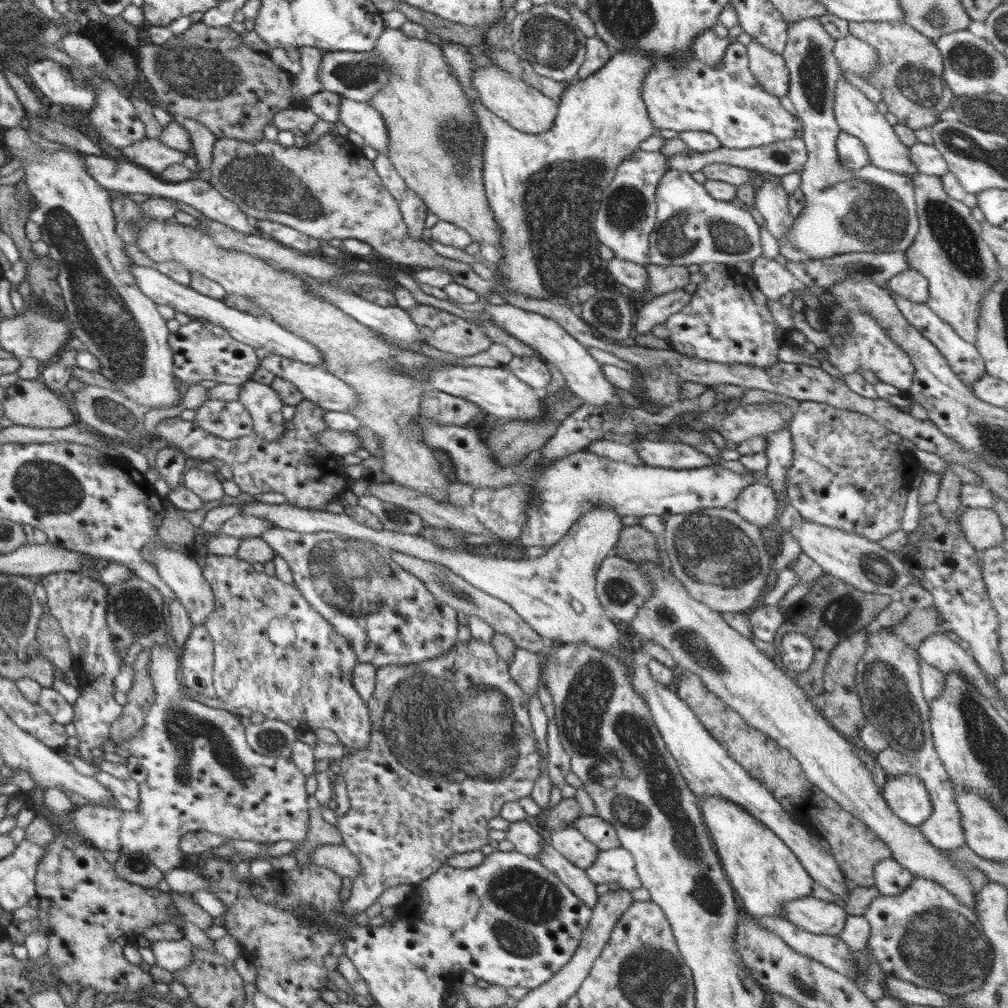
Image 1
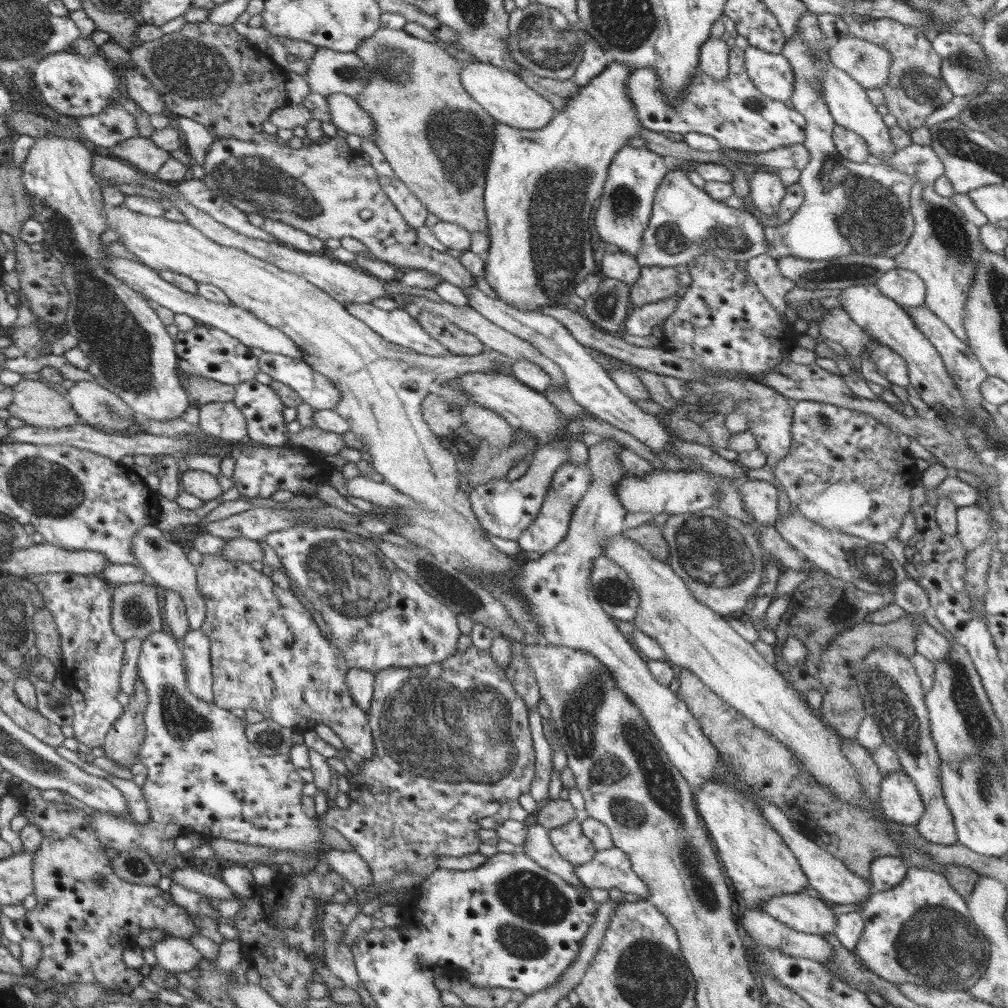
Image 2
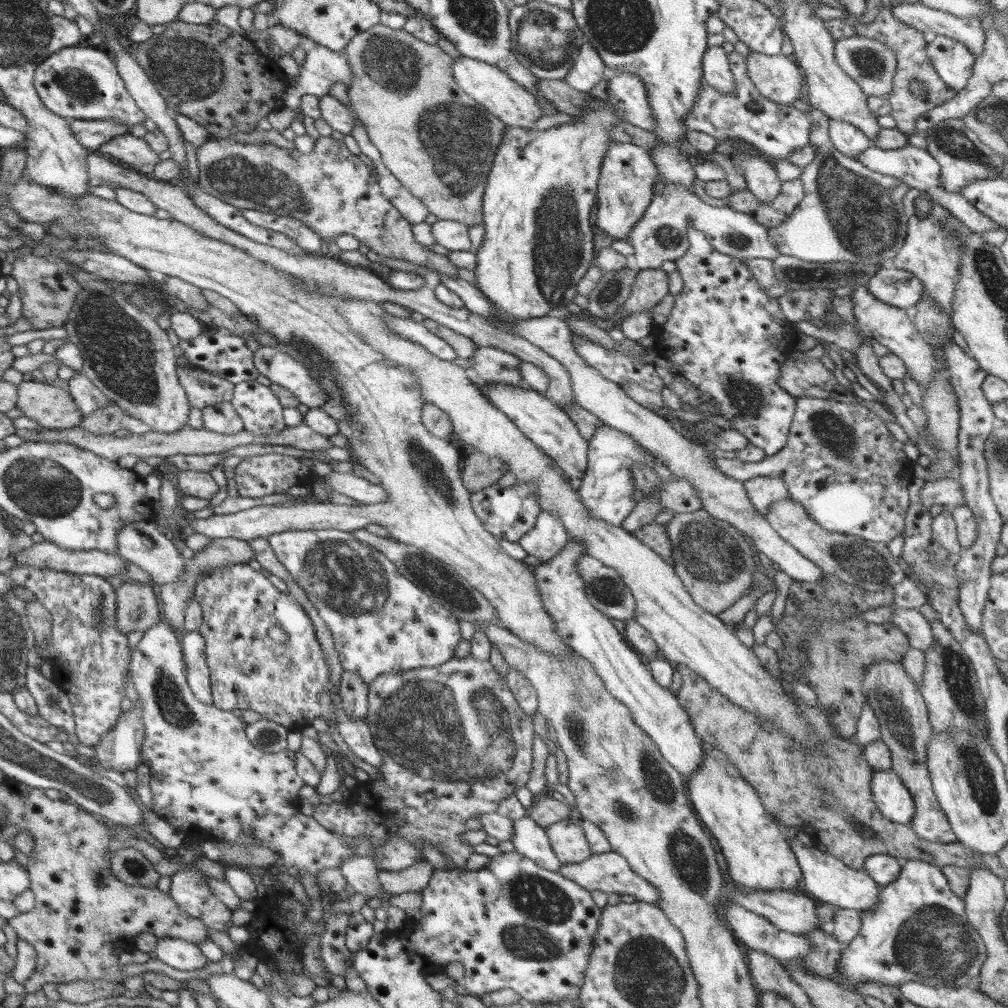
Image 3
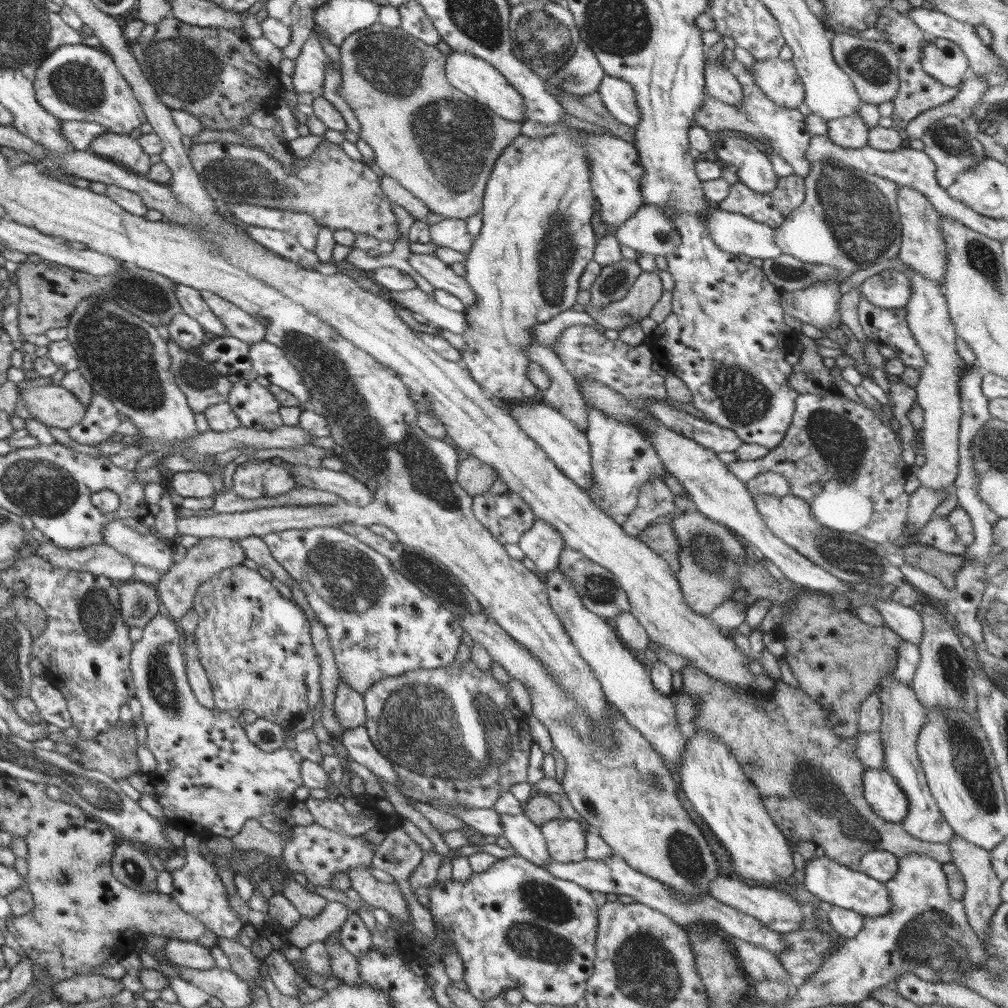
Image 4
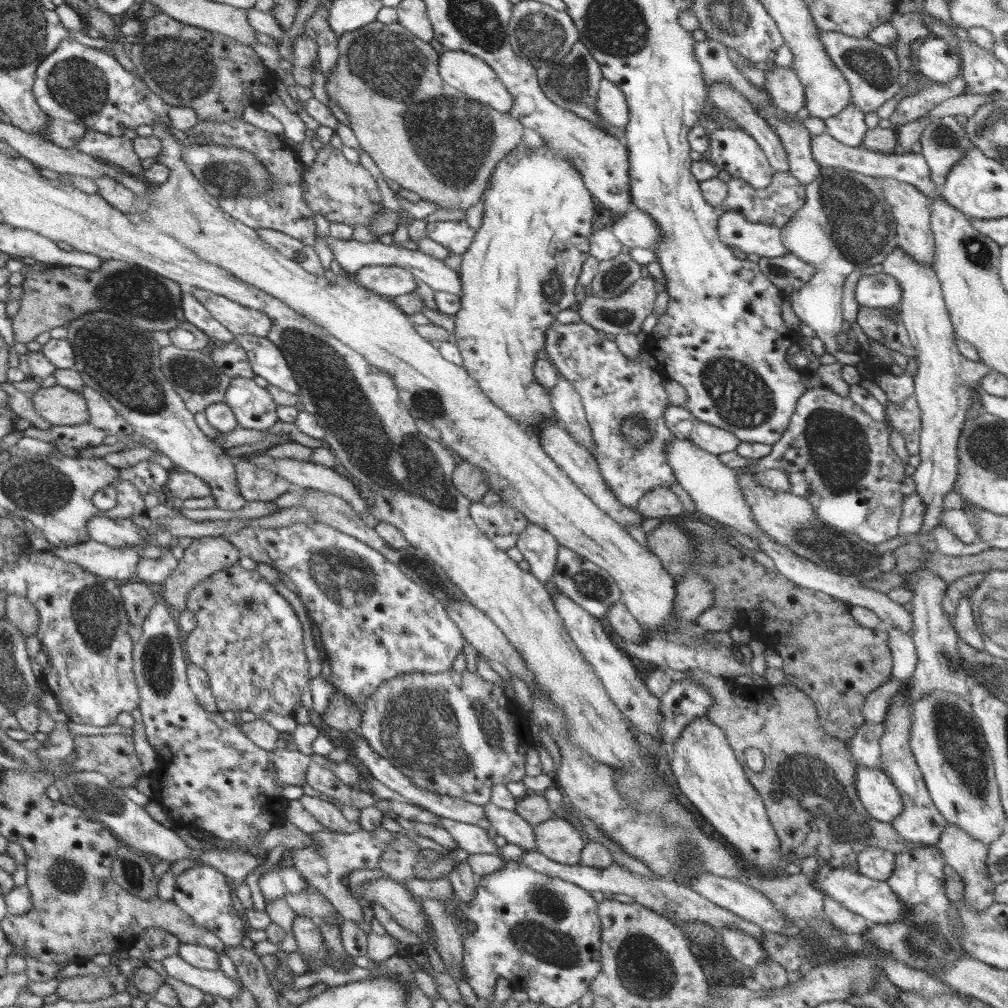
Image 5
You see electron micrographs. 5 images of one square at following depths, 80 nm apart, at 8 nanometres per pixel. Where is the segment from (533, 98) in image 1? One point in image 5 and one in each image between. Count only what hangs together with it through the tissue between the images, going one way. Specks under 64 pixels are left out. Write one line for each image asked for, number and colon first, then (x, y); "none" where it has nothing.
2: (505, 96)
3: (501, 96)
4: (478, 79)
5: (467, 73)

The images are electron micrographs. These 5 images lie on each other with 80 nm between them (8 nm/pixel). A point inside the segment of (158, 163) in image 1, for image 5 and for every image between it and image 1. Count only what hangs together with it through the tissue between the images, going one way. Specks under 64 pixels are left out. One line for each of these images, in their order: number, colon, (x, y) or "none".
2: (140, 152)
3: (131, 151)
4: (122, 149)
5: (117, 150)

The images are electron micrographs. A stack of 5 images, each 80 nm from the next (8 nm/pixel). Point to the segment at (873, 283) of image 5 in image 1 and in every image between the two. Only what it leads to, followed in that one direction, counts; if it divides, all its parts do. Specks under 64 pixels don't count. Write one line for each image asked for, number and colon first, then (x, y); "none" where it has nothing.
1: (913, 287)
2: (907, 289)
3: (893, 286)
4: (889, 289)

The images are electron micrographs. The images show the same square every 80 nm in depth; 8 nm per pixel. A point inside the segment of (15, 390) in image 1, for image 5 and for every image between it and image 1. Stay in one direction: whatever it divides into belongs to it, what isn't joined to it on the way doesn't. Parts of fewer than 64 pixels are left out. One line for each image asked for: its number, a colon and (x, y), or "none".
2: (35, 403)
3: (51, 406)
4: (53, 405)
5: (60, 406)

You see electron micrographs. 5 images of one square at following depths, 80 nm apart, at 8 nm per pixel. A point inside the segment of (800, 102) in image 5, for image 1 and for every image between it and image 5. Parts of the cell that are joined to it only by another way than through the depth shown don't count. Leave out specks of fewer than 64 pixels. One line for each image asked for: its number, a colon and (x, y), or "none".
1: (769, 69)
2: (771, 73)
3: (778, 78)
4: (778, 79)

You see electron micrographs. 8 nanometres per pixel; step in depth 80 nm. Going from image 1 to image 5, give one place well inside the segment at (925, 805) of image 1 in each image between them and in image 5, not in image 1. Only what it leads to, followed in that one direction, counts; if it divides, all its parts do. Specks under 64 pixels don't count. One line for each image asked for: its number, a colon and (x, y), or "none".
2: (899, 800)
3: (892, 799)
4: (888, 802)
5: (876, 793)

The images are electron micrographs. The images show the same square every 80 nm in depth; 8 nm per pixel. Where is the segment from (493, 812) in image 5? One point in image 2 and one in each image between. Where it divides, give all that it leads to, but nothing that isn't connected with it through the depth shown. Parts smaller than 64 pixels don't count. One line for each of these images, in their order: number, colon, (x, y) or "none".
2: (538, 845)
3: (530, 840)
4: (527, 839)

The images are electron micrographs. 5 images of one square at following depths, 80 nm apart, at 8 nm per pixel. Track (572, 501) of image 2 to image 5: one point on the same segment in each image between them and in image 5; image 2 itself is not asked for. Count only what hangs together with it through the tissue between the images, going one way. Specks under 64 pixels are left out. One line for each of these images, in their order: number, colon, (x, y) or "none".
3: (547, 537)
4: (543, 544)
5: (538, 546)

